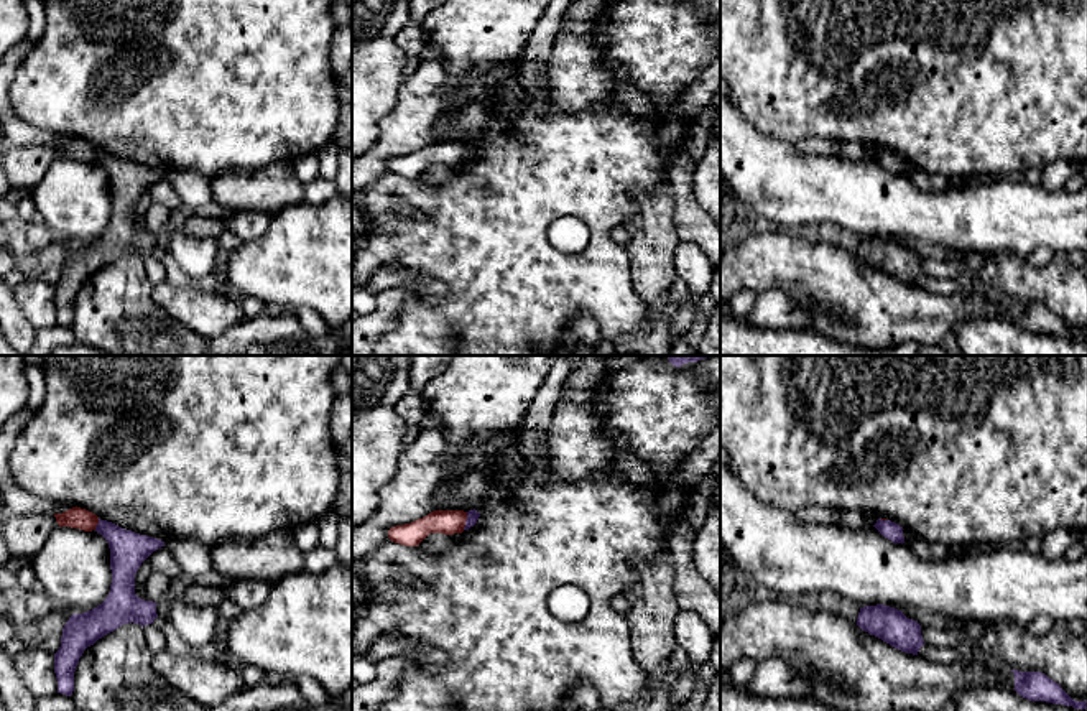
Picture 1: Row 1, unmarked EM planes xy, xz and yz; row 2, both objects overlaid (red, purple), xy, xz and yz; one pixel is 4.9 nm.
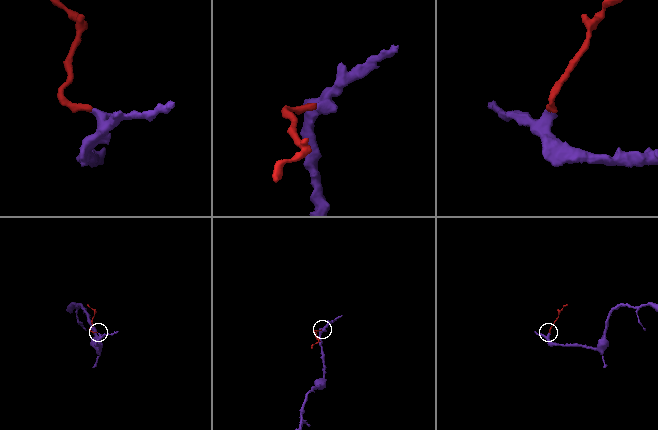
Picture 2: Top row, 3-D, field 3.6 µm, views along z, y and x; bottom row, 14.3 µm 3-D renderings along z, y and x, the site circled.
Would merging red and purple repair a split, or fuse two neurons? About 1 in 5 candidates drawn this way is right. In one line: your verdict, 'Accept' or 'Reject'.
Accept

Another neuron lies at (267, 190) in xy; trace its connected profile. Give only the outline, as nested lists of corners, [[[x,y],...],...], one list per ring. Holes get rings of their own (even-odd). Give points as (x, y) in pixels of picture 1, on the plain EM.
[[[293,163],[232,170],[210,179],[212,204],[225,212],[276,211],[304,201],[304,184]]]

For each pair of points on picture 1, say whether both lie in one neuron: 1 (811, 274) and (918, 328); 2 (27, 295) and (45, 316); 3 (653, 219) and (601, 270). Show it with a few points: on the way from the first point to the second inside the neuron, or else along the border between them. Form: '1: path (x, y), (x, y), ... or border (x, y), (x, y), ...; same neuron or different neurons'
1: path (837, 288), (852, 303), (874, 311), (892, 313); same neuron
2: path (32, 300), (40, 311); same neuron
3: border (624, 249), (629, 257), (629, 275), (633, 287); different neurons

